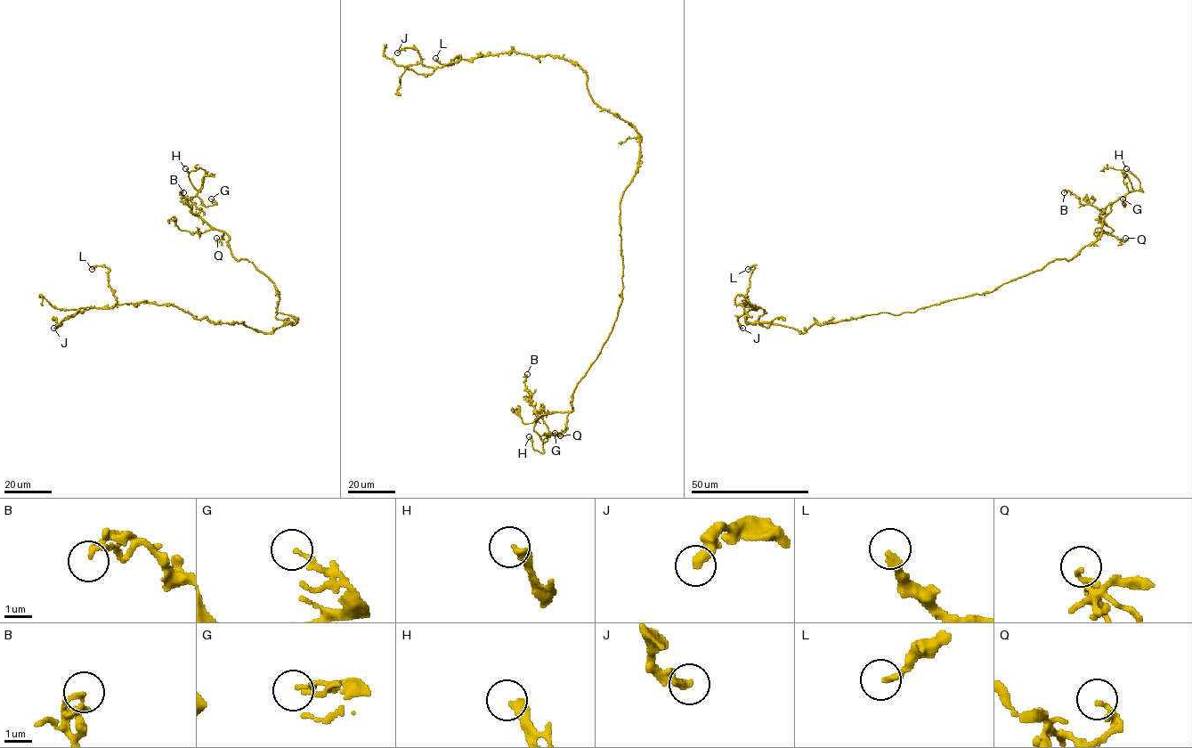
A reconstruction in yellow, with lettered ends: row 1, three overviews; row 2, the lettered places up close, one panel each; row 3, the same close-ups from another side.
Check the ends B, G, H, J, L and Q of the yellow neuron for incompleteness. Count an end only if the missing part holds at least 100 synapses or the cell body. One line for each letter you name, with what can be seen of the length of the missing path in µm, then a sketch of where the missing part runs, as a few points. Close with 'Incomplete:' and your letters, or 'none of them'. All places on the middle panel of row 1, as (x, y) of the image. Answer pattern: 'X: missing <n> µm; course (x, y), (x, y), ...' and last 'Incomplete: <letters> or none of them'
H: missing 20 µm; course (529, 436), (525, 413)
Incomplete: H

